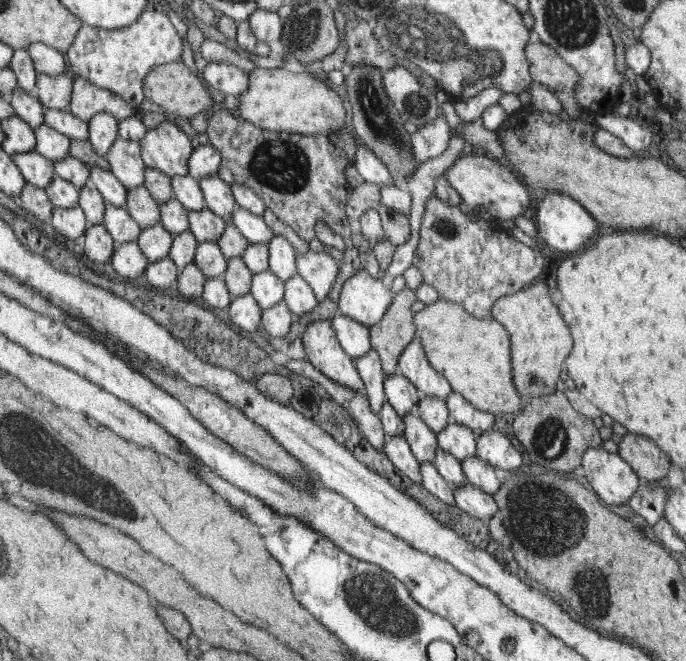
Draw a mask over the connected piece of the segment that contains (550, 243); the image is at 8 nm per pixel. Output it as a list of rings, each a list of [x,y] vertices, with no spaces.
[[[546,192],[538,207],[536,214],[536,224],[538,225],[539,250],[544,254],[551,254],[552,249],[559,252],[572,253],[583,250],[584,244],[590,242],[596,232],[604,229],[602,225],[588,212],[575,197],[568,193]]]

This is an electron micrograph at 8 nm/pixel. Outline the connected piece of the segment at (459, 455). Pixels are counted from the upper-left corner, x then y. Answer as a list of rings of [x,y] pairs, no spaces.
[[[451,422],[437,434],[438,445],[462,462],[476,456],[477,435],[471,428]]]

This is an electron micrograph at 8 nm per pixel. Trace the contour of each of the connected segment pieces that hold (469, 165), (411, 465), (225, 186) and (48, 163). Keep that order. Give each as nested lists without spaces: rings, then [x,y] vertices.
[[[476,151],[470,156],[462,155],[444,172],[444,176],[476,214],[511,219],[522,215],[527,208],[532,208],[532,196],[528,192],[527,185],[519,181],[519,176],[512,172],[508,164],[501,165],[487,153]]]
[[[396,435],[386,438],[384,453],[392,464],[399,468],[412,481],[421,484],[422,475],[420,474],[420,463],[412,455],[408,442],[405,437]]]
[[[217,174],[200,177],[198,183],[205,199],[205,206],[221,216],[226,224],[232,224],[231,214],[237,204],[231,186]]]
[[[38,151],[18,153],[12,156],[23,174],[26,183],[46,190],[55,175],[53,160],[42,156]]]

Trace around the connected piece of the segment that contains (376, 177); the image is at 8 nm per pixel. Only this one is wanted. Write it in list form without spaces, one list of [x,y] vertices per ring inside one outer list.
[[[364,144],[356,145],[353,164],[365,183],[396,186],[388,167]]]

